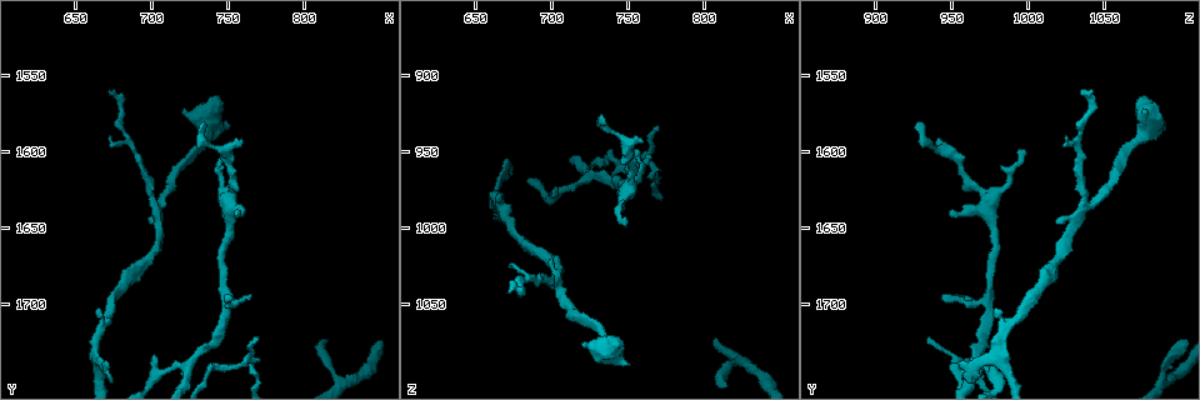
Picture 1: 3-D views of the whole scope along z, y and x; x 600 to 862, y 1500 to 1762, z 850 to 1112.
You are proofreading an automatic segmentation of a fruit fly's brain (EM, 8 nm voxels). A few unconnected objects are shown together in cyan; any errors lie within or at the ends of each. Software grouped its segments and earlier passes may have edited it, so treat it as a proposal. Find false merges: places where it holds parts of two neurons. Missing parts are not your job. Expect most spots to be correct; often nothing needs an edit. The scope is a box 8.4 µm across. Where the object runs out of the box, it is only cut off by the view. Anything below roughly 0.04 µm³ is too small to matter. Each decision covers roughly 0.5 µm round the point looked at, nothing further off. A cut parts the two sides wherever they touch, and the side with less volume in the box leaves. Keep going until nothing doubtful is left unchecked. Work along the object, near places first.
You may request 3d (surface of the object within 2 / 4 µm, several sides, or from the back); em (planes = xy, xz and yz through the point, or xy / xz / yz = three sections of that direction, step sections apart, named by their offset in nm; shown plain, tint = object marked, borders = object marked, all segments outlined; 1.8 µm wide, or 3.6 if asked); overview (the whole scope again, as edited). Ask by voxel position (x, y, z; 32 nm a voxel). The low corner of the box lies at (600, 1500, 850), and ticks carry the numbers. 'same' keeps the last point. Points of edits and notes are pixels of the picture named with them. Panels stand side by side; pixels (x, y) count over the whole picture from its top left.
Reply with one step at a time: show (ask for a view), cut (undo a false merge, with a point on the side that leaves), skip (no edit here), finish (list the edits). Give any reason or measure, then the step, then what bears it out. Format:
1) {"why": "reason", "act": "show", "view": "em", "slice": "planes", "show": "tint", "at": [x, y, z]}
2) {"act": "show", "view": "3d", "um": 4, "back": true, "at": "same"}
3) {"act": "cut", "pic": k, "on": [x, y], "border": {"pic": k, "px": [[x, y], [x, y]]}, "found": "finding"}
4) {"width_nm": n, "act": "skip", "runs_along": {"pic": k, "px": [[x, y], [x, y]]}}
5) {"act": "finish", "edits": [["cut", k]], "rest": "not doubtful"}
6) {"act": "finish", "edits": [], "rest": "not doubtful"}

{"why": "branch point", "act": "show", "view": "em", "slice": "planes", "show": "tint", "at": [704, 1636, 1038]}

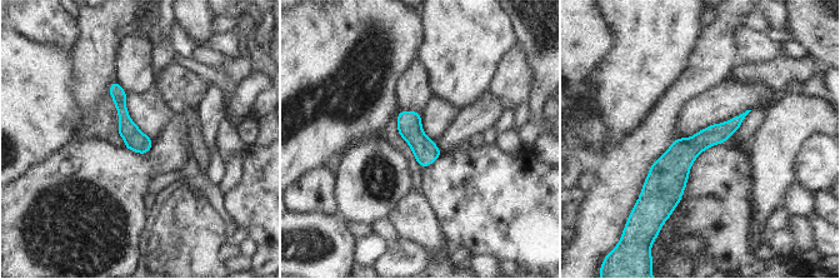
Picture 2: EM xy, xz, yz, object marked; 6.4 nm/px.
{"width_nm": 140, "act": "skip", "found": "all the same neuron"}

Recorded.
{"why": "abrupt turn", "act": "show", "view": "em", "slice": "xz", "step": 8, "show": "tint", "at": [766, 1736, 964]}

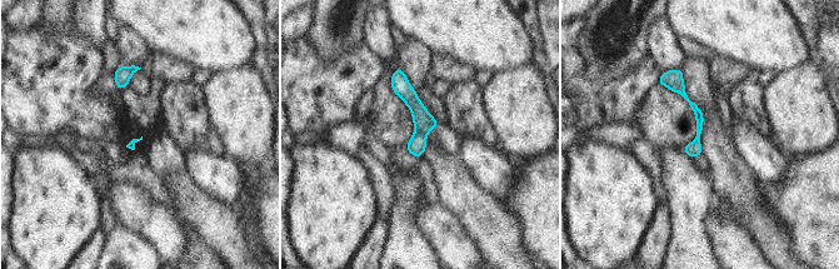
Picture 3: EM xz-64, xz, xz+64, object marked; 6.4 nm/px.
{"act": "skip", "runs_along": {"pic": 3, "px": [[398, 71], [420, 114], [418, 154]]}, "found": "one neuron here"}

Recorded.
{"why": "a narrow waist", "act": "show", "view": "em", "slice": "xy", "step": 4, "show": "tint", "at": [722, 1740, 968]}

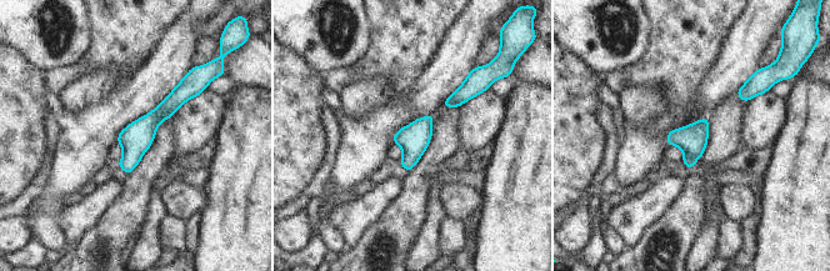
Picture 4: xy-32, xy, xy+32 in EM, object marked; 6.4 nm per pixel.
{"width_nm": 190, "act": "skip", "runs_along": {"pic": 4, "px": [[189, 90], [135, 139], [126, 169]]}, "found": "all the same neuron"}

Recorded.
{"why": "calibre changes", "act": "show", "view": "em", "slice": "planes", "show": "tint", "at": [736, 1588, 1074]}

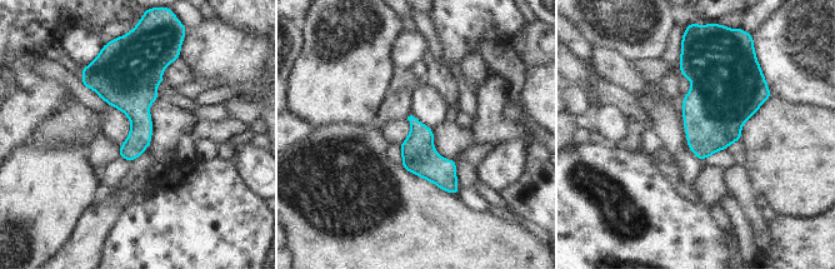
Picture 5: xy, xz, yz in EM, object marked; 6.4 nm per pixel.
{"width_nm": 180, "act": "skip", "found": "one neuron here"}

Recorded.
{"act": "finish", "edits": [], "rest": "not doubtful"}

